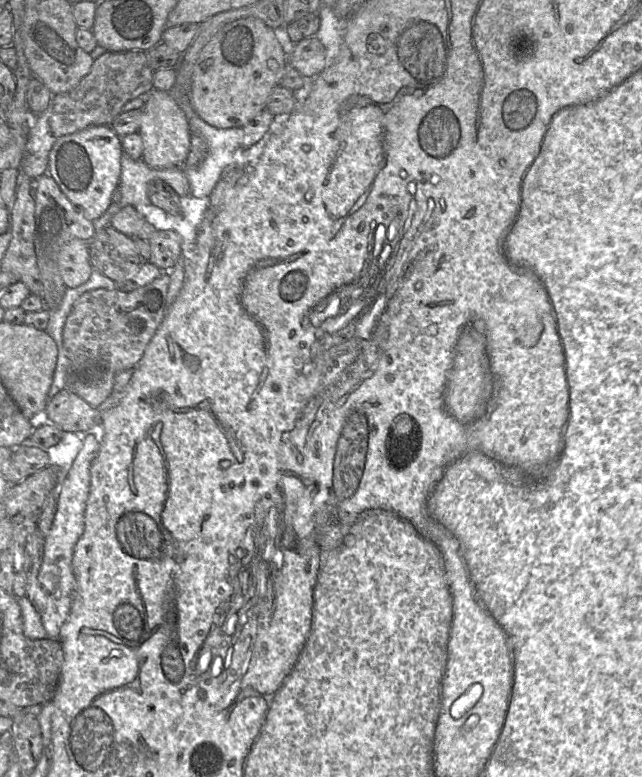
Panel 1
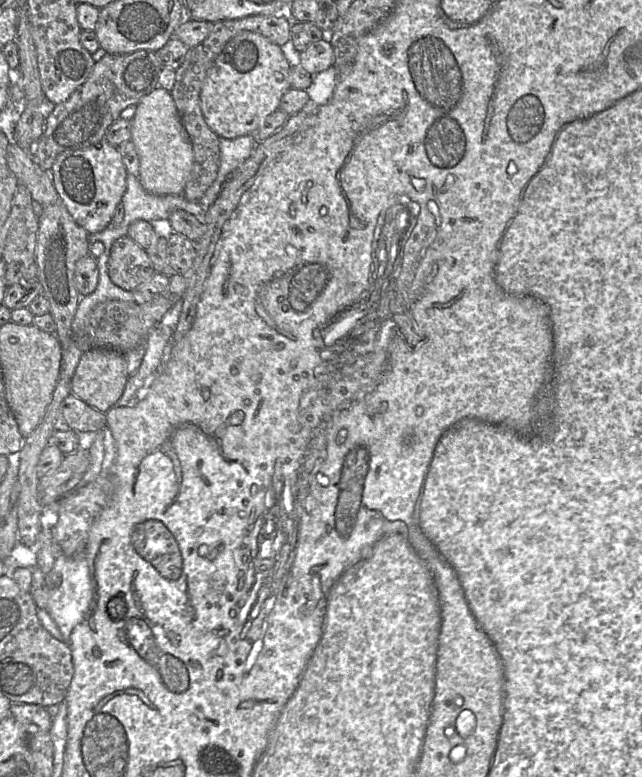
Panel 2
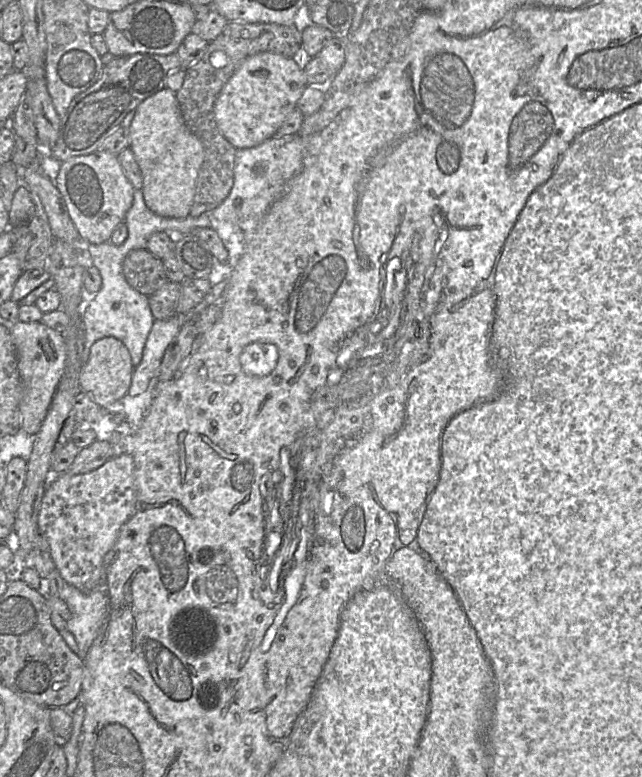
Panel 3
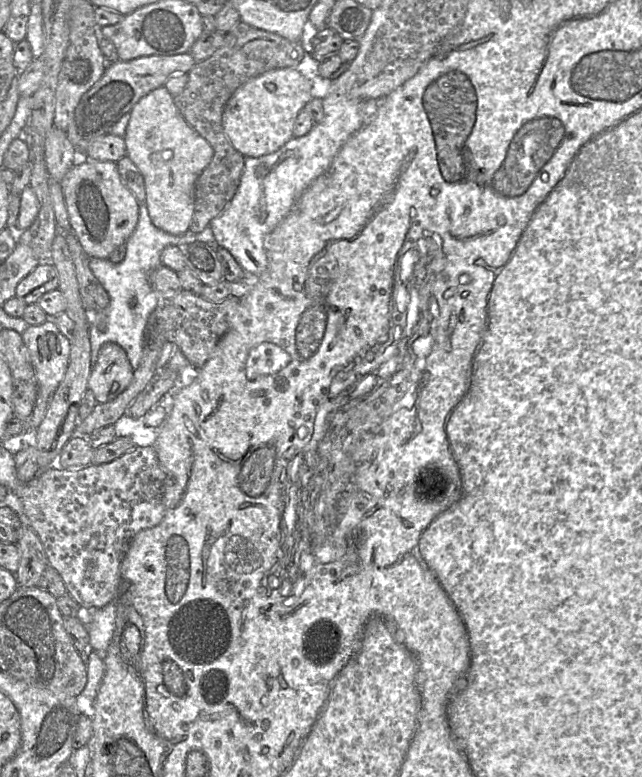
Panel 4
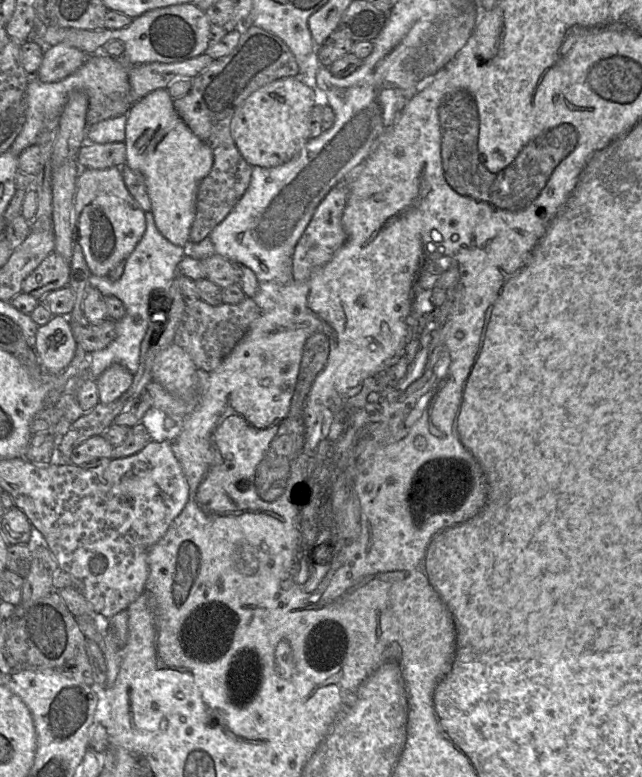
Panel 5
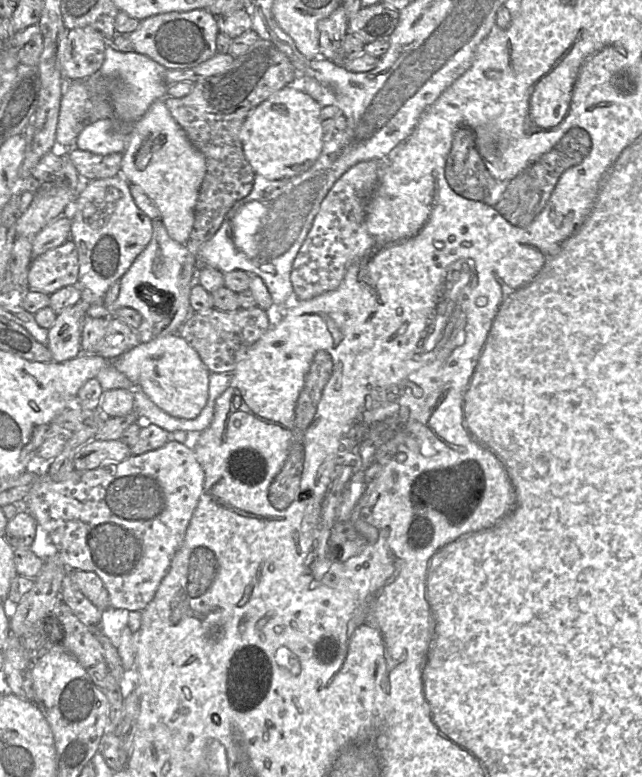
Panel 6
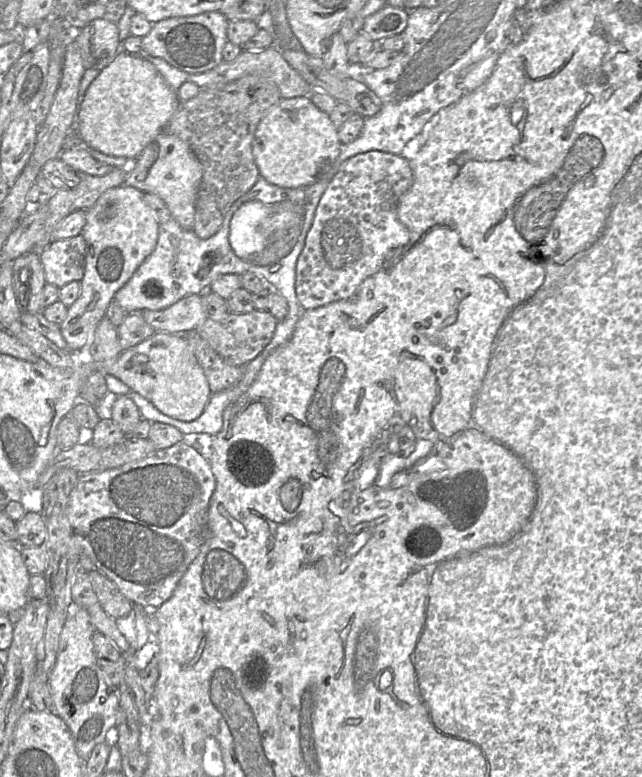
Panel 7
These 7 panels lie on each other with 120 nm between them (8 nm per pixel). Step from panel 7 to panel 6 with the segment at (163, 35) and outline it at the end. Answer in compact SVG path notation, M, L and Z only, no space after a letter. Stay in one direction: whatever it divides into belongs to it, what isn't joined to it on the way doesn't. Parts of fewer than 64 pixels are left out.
M194 9L151 16L140 21L135 31L122 36L130 40L134 52L148 56L166 69L190 69L217 53L216 38L219 32L213 14L207 9Z

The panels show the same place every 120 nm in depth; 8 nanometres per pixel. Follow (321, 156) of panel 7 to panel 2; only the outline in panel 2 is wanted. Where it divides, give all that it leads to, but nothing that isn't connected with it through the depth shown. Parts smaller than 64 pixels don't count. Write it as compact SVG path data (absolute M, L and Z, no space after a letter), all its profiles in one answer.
M254 32L238 33L225 45L203 82L200 106L206 124L221 138L251 135L268 115L279 108L282 96L291 88L290 69L280 46Z

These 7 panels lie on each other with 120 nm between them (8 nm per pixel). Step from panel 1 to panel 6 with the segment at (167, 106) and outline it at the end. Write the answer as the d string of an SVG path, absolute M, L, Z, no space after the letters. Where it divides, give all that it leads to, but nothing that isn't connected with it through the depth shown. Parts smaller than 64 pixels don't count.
M165 99L156 100L146 113L134 122L123 154L121 175L128 183L140 186L154 201L161 213L161 221L168 235L178 243L186 244L189 239L195 221L198 194L206 171L204 154L191 143L185 131L173 118Z

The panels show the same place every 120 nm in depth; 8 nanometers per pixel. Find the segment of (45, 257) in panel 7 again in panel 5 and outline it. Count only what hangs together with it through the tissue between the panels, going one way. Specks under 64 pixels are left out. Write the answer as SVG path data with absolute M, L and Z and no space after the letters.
M52 252L26 277L21 292L40 301L50 291L67 286L70 273L70 263L58 253Z

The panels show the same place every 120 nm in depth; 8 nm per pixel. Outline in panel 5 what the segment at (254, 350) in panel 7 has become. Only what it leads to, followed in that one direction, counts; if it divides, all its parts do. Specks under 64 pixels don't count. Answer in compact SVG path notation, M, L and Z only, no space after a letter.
M249 297L237 304L222 303L218 306L212 306L200 299L195 300L186 304L173 343L190 356L198 369L210 373L230 354L262 312L256 302Z

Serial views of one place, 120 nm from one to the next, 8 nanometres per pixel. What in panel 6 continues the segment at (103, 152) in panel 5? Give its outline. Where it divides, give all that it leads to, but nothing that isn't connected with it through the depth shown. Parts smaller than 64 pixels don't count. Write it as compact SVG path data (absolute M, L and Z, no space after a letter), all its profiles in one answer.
M77 147L68 151L68 157L83 180L103 179L121 174L123 154L115 152L100 155Z

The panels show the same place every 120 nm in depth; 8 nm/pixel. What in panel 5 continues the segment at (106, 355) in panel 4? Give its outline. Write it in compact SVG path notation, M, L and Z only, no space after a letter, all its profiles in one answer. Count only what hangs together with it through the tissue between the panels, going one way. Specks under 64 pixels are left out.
M112 364L95 379L101 404L110 404L123 395L133 382L133 375L120 365Z

